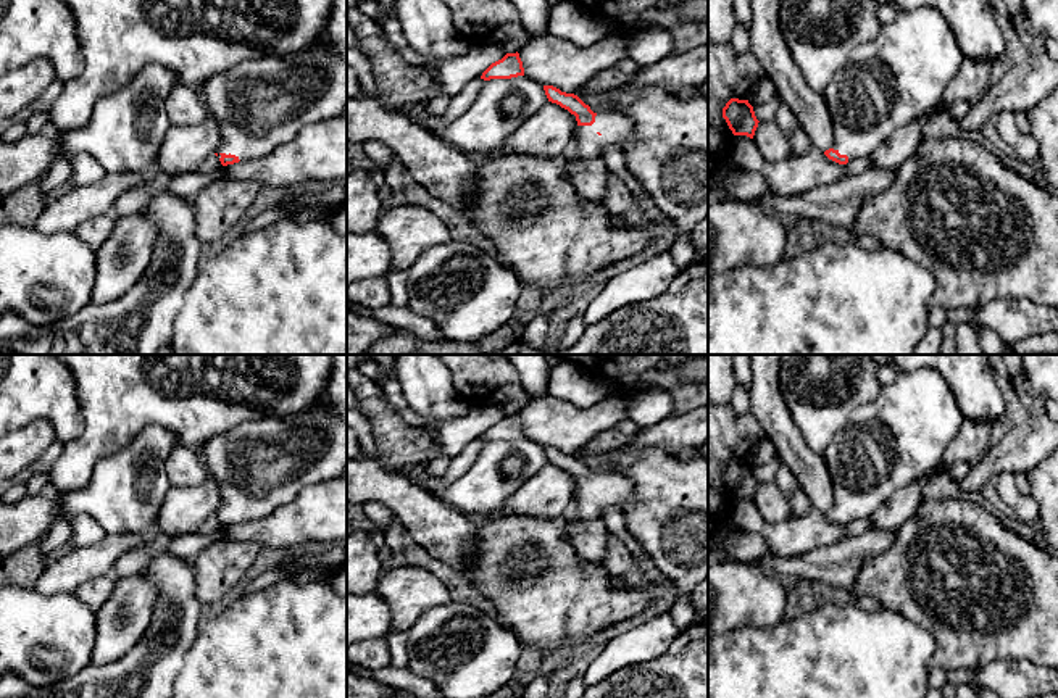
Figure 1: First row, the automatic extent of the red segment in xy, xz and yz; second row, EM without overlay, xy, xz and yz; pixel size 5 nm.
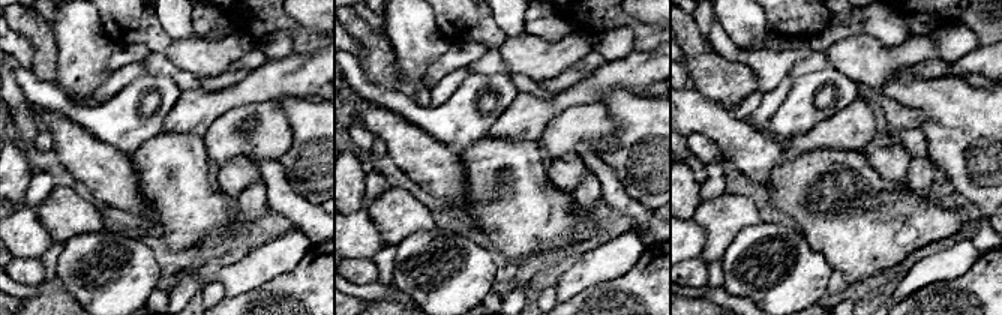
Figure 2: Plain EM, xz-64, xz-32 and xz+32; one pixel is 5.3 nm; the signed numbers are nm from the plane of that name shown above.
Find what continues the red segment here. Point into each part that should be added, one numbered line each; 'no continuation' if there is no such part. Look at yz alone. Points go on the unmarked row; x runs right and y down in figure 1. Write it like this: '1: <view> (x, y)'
1: yz (900, 437)

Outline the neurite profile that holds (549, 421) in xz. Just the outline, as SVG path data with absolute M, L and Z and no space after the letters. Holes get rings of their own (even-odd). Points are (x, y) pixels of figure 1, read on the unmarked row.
M552 395L531 400L519 409L524 435L542 447L574 455L595 435L629 419L626 397L605 397L590 408L577 408Z

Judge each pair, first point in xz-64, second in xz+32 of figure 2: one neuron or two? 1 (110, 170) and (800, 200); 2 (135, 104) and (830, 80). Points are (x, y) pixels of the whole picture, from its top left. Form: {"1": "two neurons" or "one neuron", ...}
{"1": "two neurons", "2": "one neuron"}

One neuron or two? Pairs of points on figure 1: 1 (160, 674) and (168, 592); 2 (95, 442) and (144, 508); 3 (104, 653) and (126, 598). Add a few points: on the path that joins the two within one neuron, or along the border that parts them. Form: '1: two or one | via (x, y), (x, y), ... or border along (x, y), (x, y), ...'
1: one | via (170, 653), (181, 637), (176, 613)
2: two | border along (137, 432), (107, 453), (84, 486)
3: one | via (113, 640), (126, 611)

